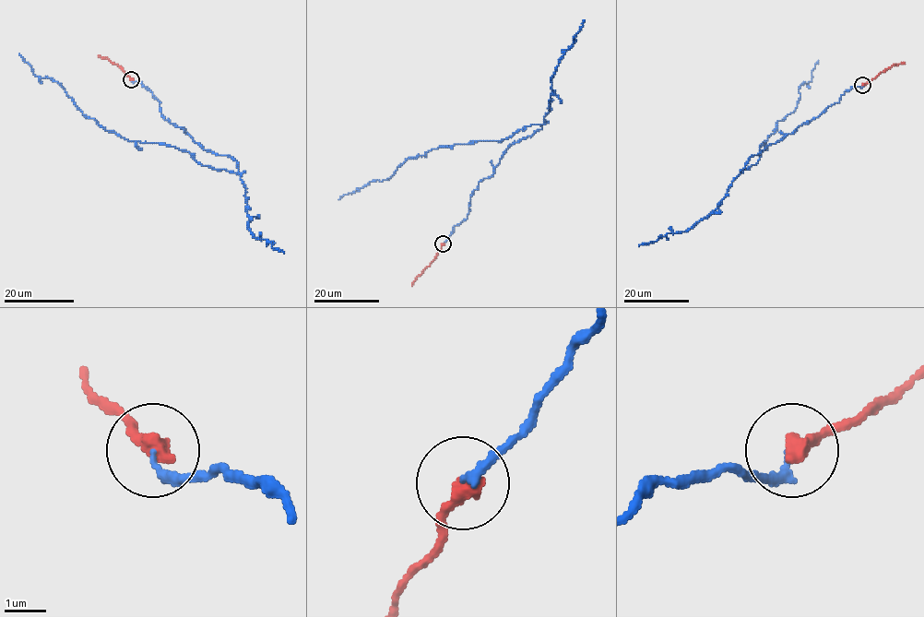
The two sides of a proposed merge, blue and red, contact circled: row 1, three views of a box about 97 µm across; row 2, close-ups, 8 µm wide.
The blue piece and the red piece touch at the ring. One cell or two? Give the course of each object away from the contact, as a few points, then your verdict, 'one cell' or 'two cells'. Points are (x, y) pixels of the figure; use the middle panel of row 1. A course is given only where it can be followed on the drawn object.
blue runs (443, 243), (503, 152), (541, 124), (503, 140), (439, 146), (337, 200); red runs (443, 243), (431, 263), (411, 285); one cell

